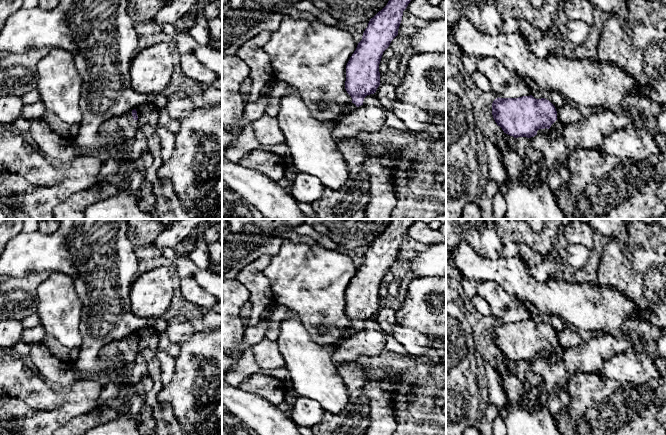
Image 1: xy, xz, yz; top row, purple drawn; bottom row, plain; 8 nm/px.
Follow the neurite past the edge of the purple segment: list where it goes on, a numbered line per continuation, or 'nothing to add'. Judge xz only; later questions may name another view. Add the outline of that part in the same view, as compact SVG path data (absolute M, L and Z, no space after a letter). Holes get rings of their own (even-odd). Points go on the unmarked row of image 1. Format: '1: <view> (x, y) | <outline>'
1: xz (351, 331) | M350 327L346 332L344 333L344 338L338 342L333 343L330 346L328 346L330 353L333 352L345 339L348 339L356 334L357 330L354 327Z

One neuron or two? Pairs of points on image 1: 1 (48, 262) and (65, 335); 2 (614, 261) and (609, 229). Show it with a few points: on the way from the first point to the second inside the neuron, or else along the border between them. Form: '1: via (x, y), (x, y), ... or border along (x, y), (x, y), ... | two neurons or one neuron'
1: border along (51, 271), (63, 272), (70, 278), (72, 283) | two neurons
2: border along (627, 229), (627, 251), (625, 253) | two neurons

